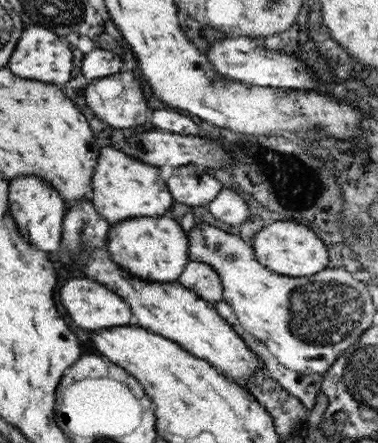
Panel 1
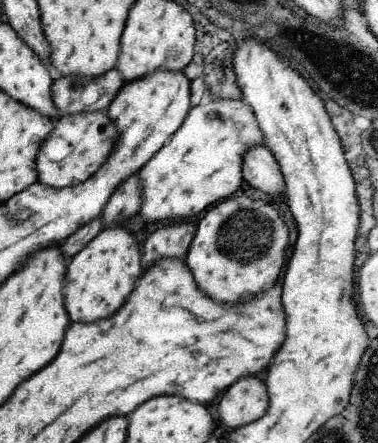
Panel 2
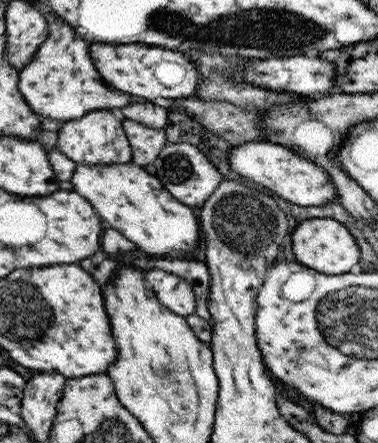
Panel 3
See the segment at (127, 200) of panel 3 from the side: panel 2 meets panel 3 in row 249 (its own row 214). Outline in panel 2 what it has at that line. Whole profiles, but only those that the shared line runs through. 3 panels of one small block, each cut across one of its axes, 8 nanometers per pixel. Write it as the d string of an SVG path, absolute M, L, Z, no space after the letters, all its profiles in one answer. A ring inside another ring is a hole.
M205 100L203 104L191 108L183 126L171 136L171 140L139 170L141 182L141 210L139 218L145 222L179 222L189 220L201 214L207 206L223 202L231 196L239 184L241 174L239 166L243 166L245 150L253 144L263 144L263 132L255 120L253 110L241 100Z

